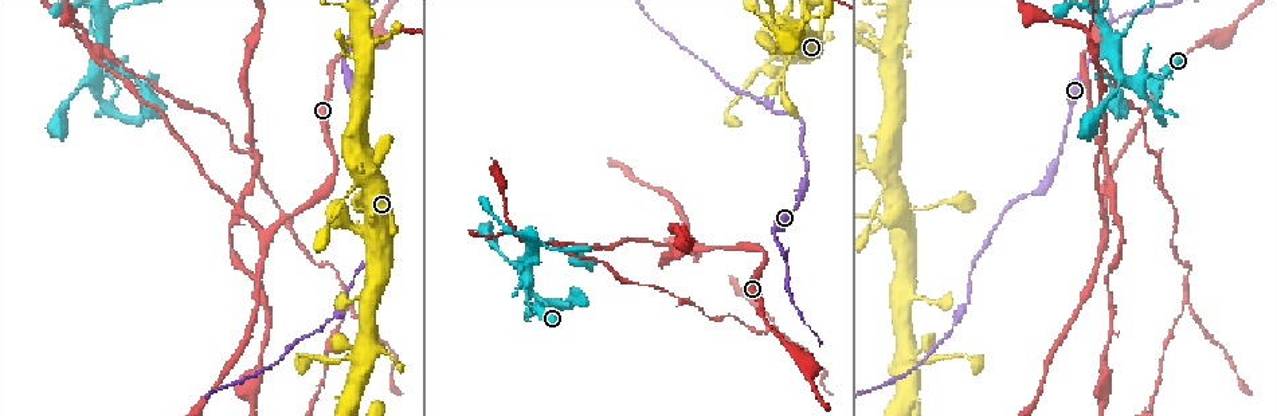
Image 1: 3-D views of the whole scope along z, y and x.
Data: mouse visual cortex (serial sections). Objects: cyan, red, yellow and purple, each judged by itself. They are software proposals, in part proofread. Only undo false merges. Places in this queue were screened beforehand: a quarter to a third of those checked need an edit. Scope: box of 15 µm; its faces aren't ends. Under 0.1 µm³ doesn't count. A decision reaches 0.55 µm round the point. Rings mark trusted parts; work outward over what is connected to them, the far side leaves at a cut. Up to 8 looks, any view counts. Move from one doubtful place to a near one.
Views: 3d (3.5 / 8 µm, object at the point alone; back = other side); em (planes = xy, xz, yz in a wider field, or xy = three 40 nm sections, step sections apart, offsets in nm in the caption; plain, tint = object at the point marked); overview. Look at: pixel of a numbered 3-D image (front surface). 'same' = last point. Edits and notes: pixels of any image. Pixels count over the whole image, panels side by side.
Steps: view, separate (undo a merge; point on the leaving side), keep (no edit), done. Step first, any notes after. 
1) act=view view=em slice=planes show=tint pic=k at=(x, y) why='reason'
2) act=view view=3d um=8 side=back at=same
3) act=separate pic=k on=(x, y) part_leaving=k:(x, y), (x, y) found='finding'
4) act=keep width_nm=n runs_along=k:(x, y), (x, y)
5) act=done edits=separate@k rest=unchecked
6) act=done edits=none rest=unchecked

act=view view=3d um=3.5 pic=1 at=(271, 234) why='three arms meet'

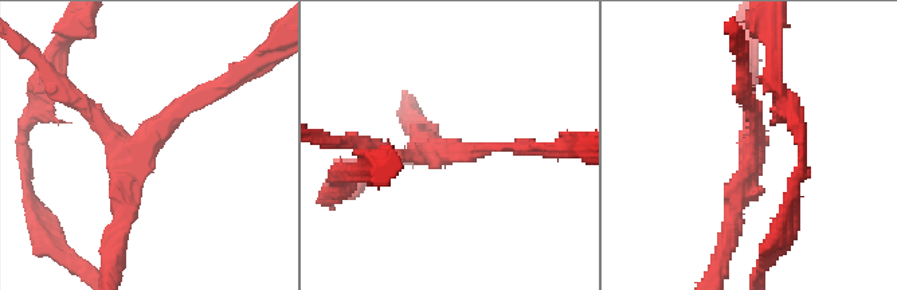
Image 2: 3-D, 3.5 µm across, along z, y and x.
act=view view=em slice=xy step=3 show=tint pic=2 at=(140, 149) arms=3 arm_widths_nm=150,200,250

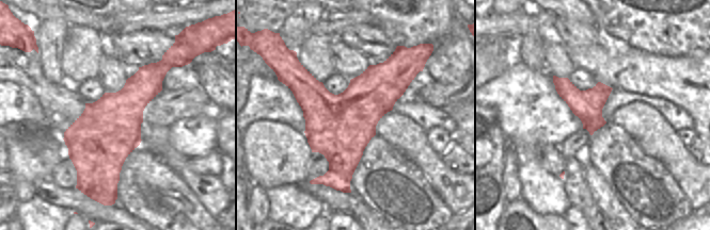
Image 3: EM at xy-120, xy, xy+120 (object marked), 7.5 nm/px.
act=keep runs_along=2:(214, 89), (144, 147), (66, 97) found='one cell here'

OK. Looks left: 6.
act=view view=3d um=3.5 side=back pic=1 at=(781, 254) why='three-way junction'

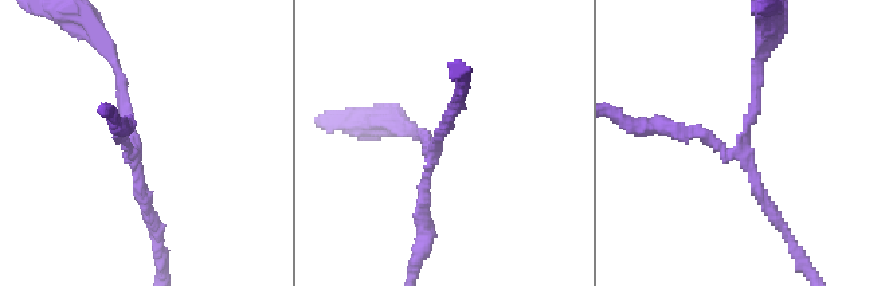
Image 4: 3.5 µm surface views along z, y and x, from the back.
act=view view=em slice=xy step=3 show=tint pic=4 at=(132, 149) arms=3 arm_widths_nm=100,150,150

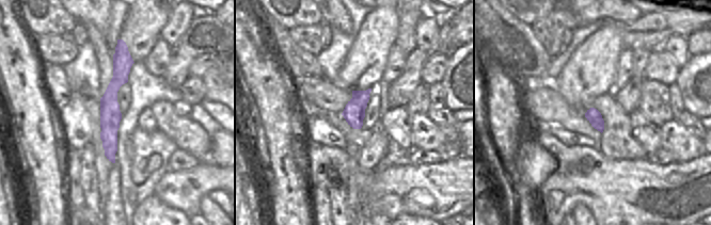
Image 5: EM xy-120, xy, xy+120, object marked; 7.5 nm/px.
act=separate pic=4 on=(422, 211) width_nm=160 part_leaving=4:(427, 167), (414, 277) found='two cells meet here'

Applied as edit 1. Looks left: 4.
act=view view=3d um=3.5 pic=1 at=(872, 30) why='three-way junction'

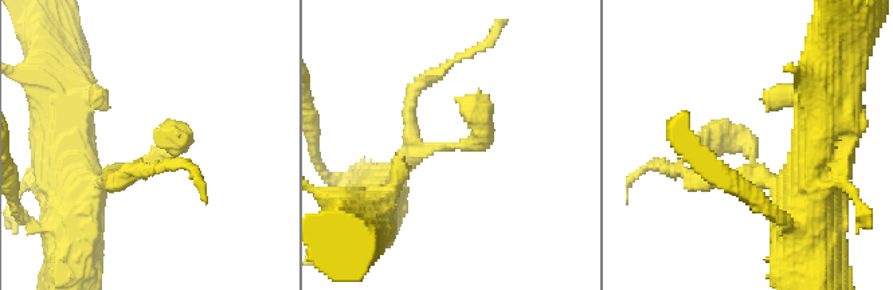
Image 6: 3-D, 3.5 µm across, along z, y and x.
act=view view=em slice=xy step=5 show=tint pic=6 at=(459, 144) arms=3 arm_widths_nm=200,250,250

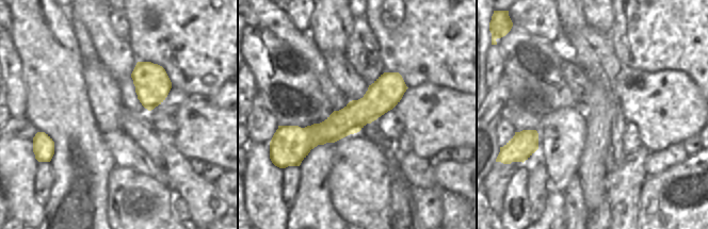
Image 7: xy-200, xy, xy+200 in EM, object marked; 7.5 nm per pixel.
act=keep found='one cell here'

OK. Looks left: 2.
act=done edits=separate@4 rest=unchecked

